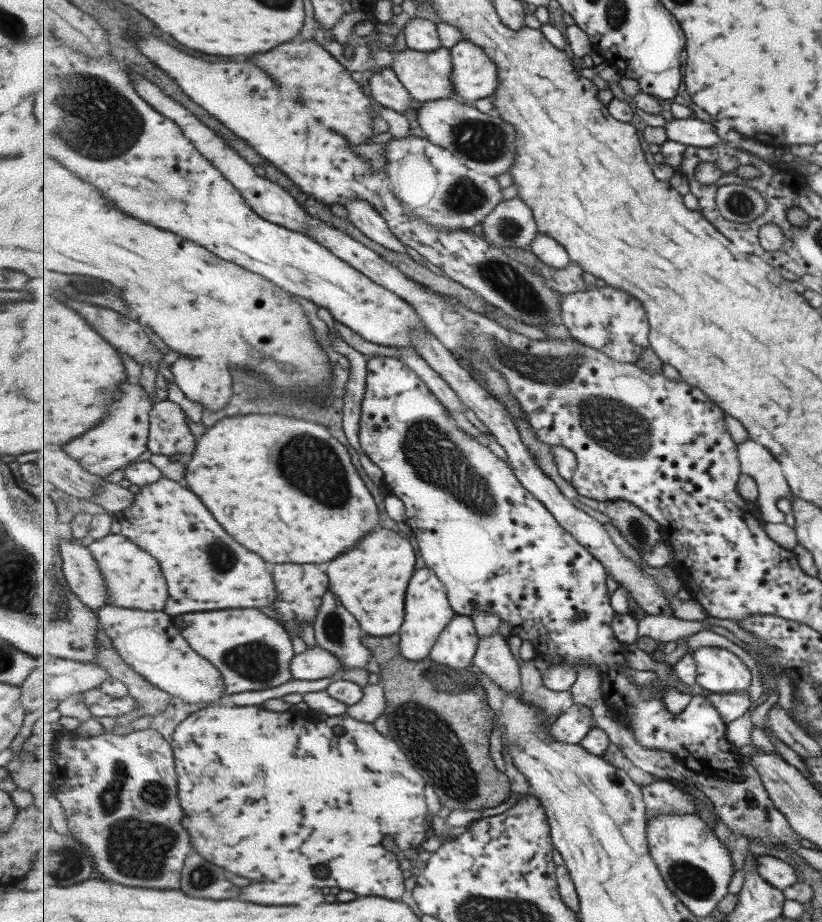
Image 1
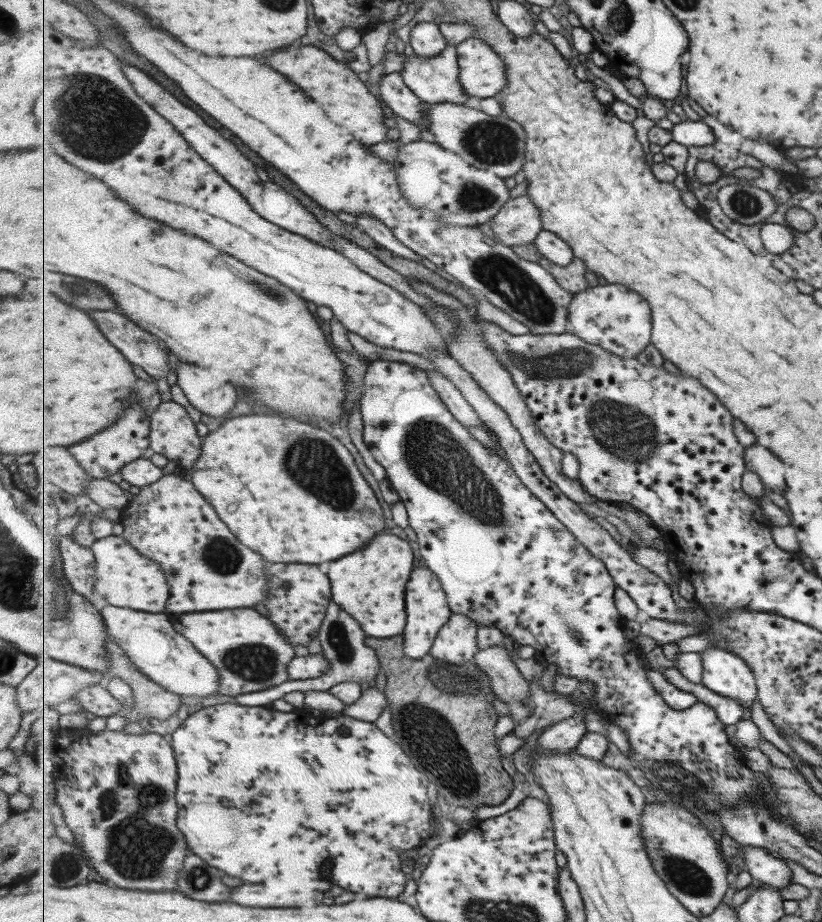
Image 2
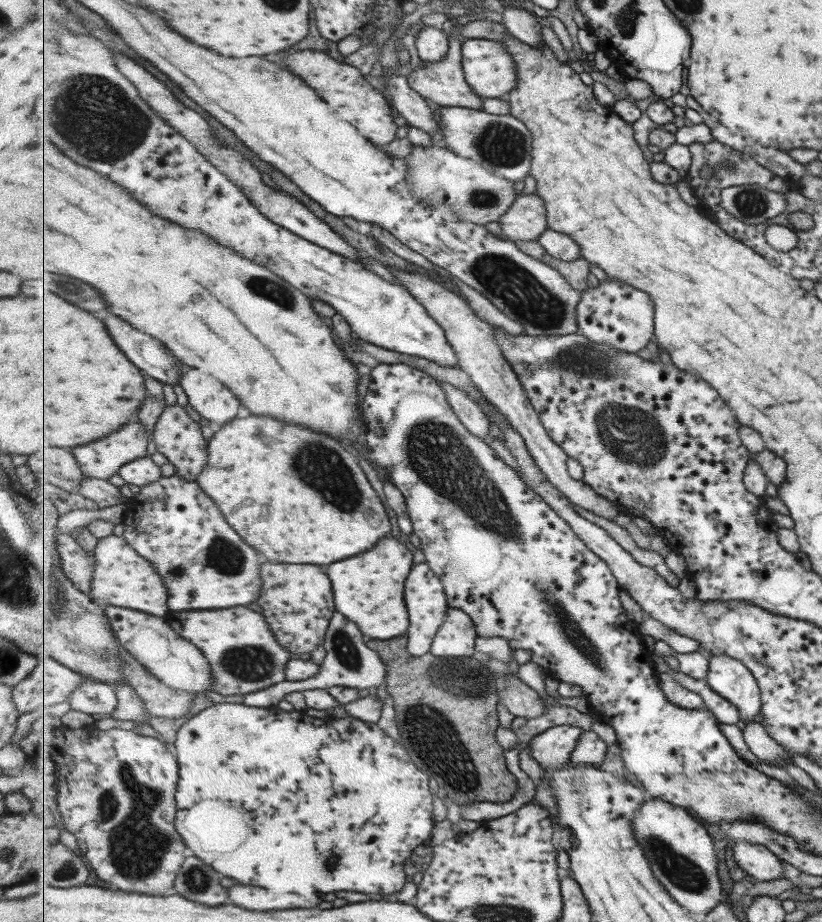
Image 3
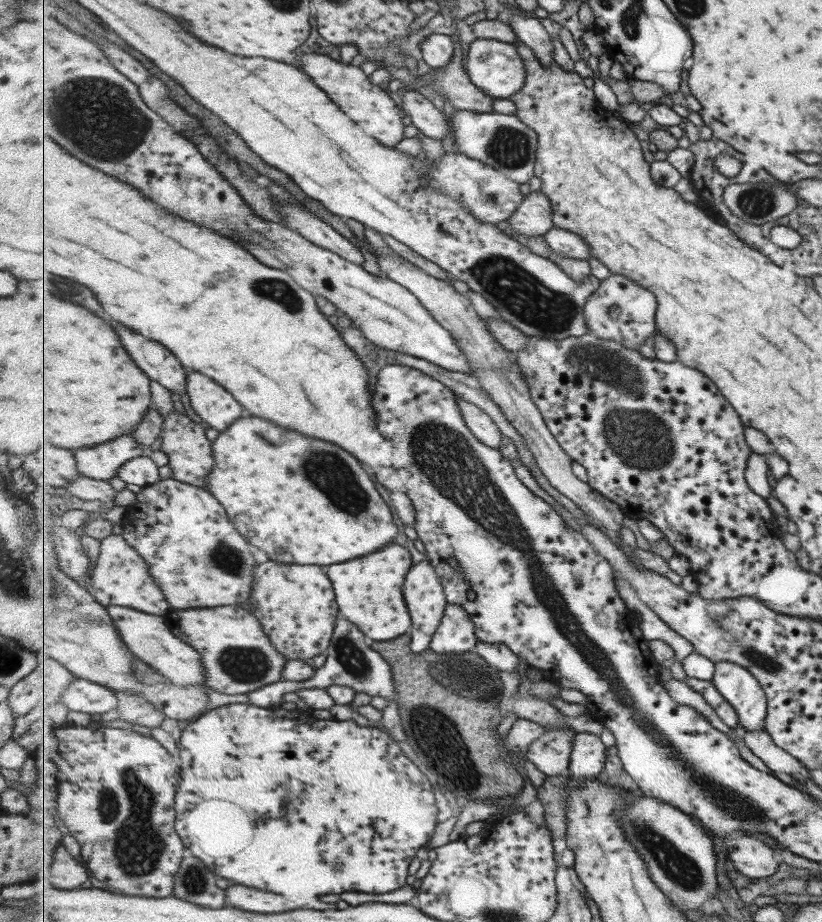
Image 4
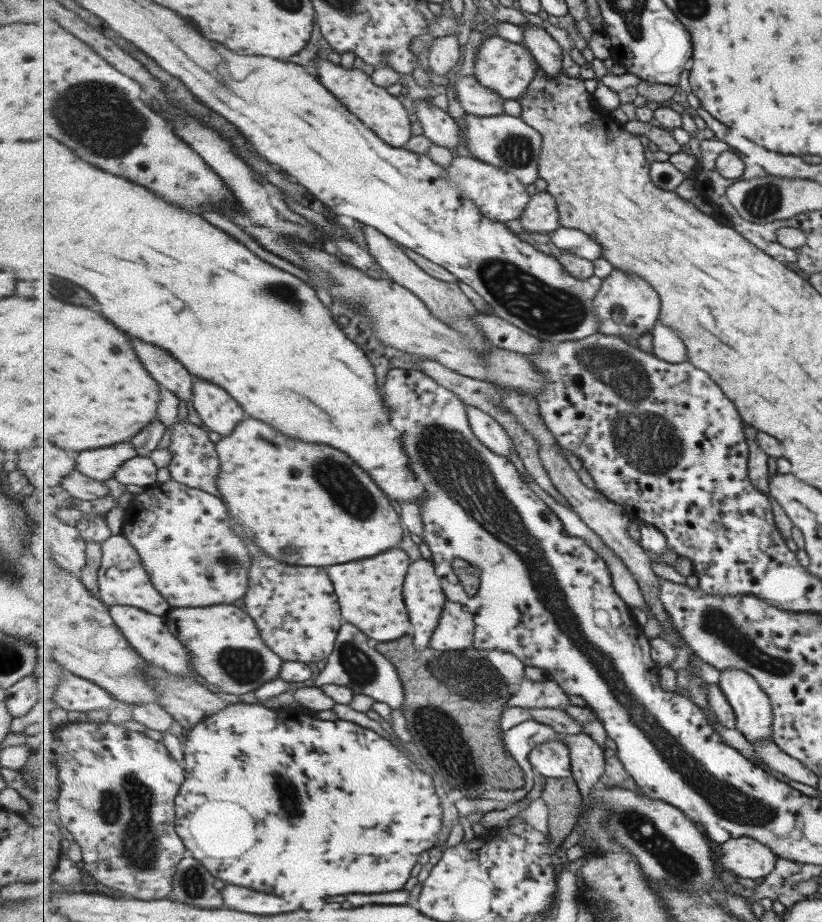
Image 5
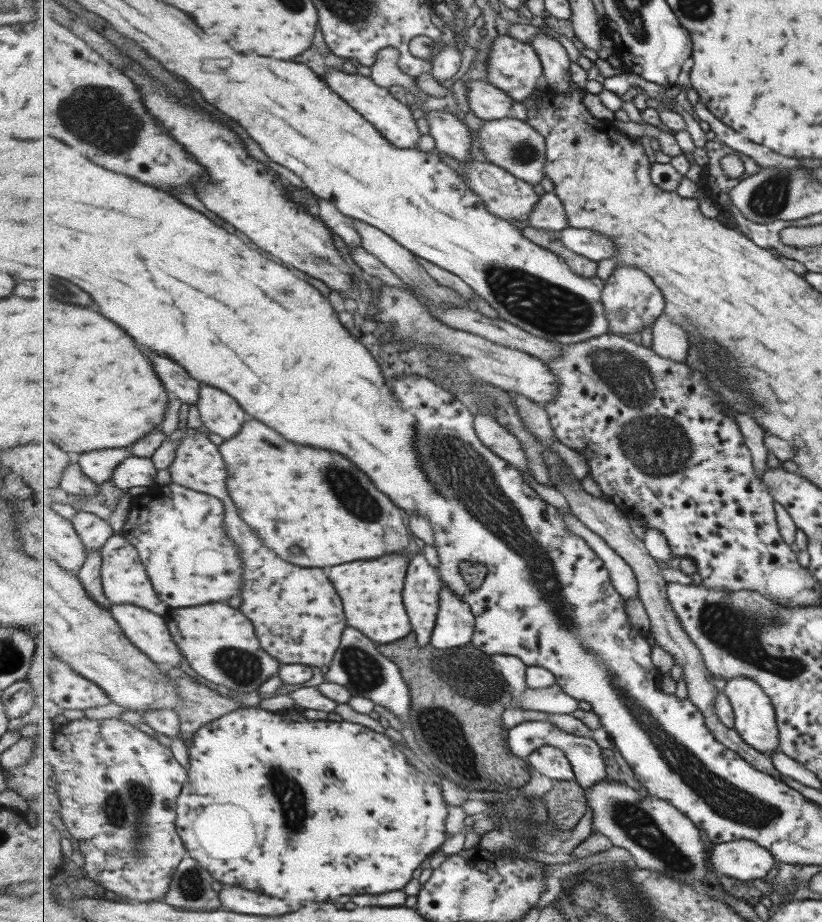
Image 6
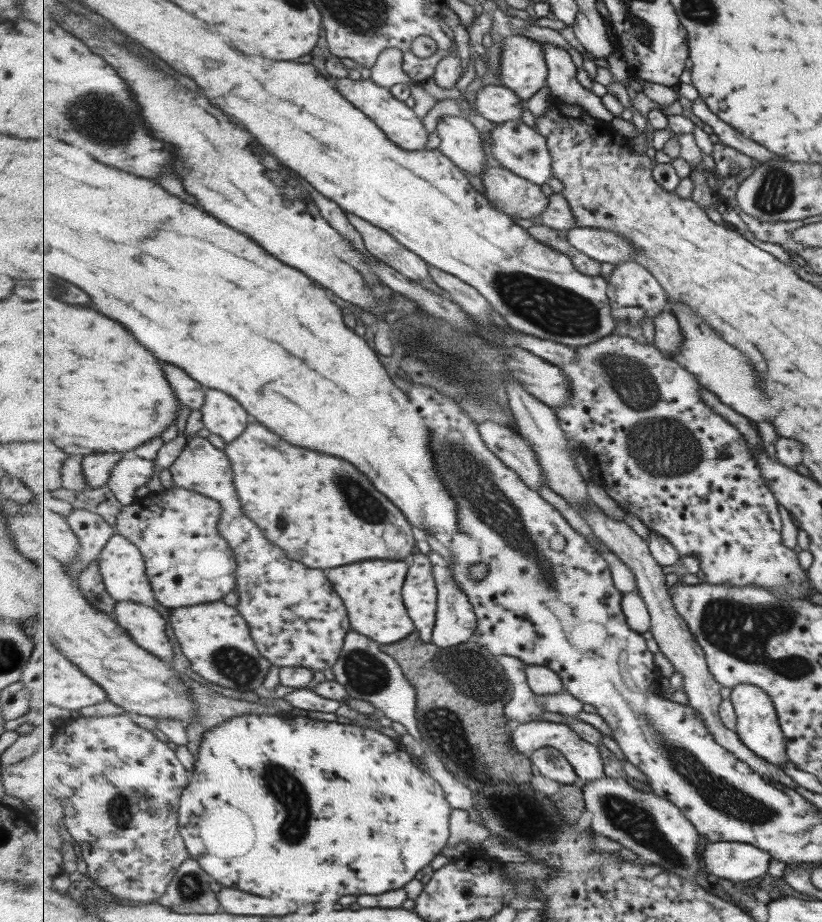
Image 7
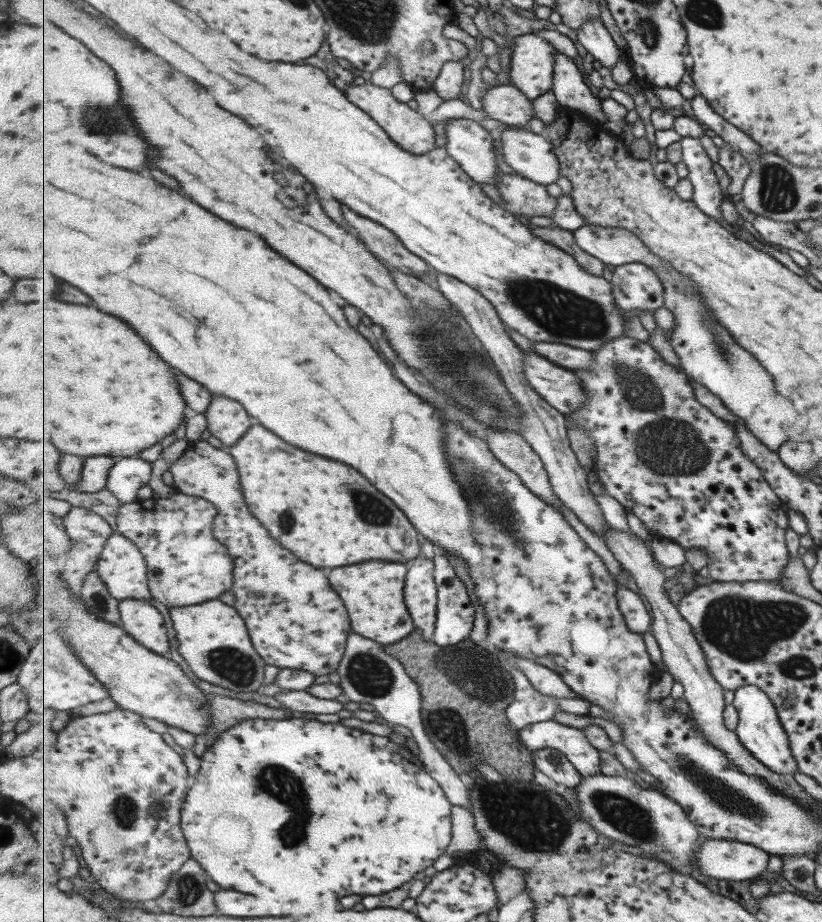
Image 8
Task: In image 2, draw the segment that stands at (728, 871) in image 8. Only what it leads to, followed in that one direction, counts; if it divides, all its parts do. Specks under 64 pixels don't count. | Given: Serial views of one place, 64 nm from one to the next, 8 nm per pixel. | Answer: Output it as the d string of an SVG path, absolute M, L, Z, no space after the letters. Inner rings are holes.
M743 845L741 847L741 852L743 854L743 859L745 866L747 867L748 872L754 877L756 880L759 880L760 883L764 883L766 885L774 886L779 890L787 885L791 884L791 870L789 870L789 866L785 864L784 860L781 859L776 854L769 854L769 850L751 845Z

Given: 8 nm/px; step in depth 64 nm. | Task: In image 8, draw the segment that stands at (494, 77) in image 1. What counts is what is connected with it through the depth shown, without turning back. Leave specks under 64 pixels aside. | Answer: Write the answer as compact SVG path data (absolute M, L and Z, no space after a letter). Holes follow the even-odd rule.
M531 33L517 36L513 44L509 84L532 99L553 91L557 47L549 39Z

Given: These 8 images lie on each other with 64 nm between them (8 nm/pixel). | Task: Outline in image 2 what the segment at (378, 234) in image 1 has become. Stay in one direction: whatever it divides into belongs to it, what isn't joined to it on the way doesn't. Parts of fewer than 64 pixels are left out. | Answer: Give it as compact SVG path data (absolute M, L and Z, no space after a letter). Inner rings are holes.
M357 214L355 215L355 220L361 226L362 230L375 239L377 243L381 244L381 246L388 248L397 255L409 258L409 260L417 262L421 260L421 255L418 256L418 252L415 252L411 247L401 242L401 239L393 234L393 231L383 220L377 220L377 218L369 216L369 214Z

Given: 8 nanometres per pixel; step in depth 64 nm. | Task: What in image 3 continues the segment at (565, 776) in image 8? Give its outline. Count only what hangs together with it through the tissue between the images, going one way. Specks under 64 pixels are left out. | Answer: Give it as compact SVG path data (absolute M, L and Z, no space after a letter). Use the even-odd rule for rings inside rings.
M556 726L535 735L531 740L531 756L544 771L563 771L572 762L572 754L581 735L581 726Z

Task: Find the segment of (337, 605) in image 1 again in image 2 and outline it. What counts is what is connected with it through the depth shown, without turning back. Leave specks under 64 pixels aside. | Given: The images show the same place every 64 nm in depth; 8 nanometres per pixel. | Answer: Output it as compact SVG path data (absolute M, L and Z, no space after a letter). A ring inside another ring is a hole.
M331 602L327 610L327 618L321 626L319 632L319 640L322 650L329 660L329 671L319 678L307 680L291 680L283 682L279 686L273 686L267 690L253 691L252 693L241 694L234 697L235 702L243 706L271 706L275 700L283 698L289 692L302 692L304 694L309 691L329 691L337 684L344 684L345 682L357 682L357 684L369 684L373 680L379 678L381 674L381 661L379 660L376 650L373 647L365 646L365 632L361 630L359 622L349 616L347 612L343 612L337 604Z

